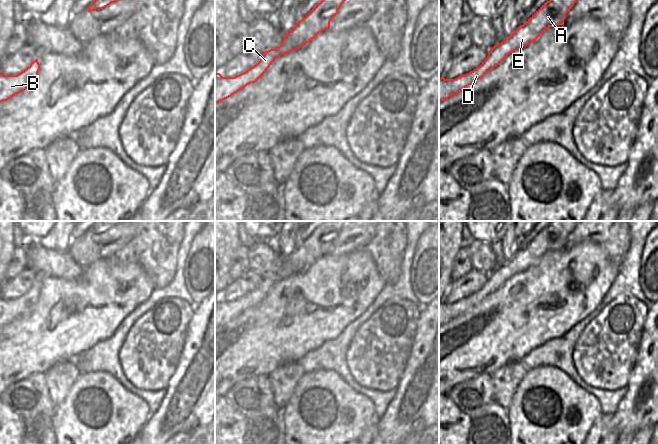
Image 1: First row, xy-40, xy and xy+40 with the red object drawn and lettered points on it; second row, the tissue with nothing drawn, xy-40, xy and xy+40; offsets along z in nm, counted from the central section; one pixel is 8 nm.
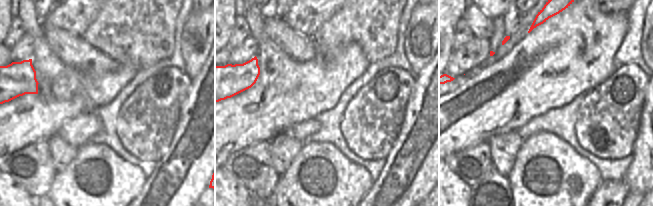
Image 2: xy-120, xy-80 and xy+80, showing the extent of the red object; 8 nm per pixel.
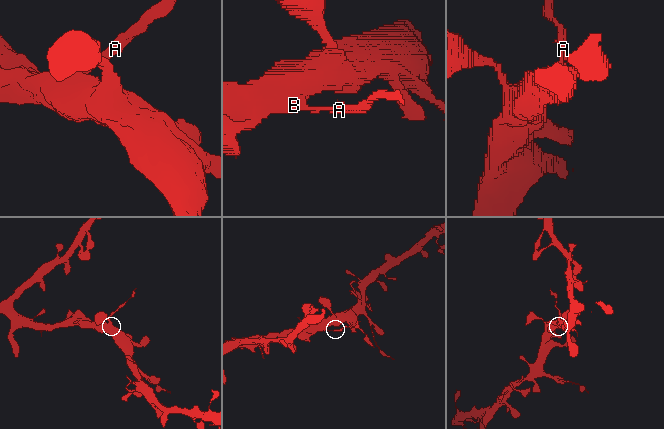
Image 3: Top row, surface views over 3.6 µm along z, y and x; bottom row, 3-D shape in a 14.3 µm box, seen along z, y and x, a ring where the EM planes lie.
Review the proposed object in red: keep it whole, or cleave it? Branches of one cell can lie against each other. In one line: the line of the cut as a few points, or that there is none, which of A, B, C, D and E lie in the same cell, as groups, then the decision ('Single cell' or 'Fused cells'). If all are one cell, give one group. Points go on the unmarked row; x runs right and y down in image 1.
Split along xy+40 (497, 269), (497, 272), (506, 279). Groups: A E / B C D. Fused cells

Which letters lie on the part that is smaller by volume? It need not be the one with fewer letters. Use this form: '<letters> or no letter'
A, E

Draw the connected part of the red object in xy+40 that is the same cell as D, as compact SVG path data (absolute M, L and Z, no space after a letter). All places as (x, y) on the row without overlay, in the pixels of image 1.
M495 269L488 275L486 284L473 295L461 299L455 303L439 302L439 326L445 325L449 321L459 317L469 309L484 301L489 295L499 289L507 279L503 279Z

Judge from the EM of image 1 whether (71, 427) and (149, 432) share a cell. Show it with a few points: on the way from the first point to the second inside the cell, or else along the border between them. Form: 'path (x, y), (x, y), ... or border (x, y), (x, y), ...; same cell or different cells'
border (149, 418), (138, 433); different cells

